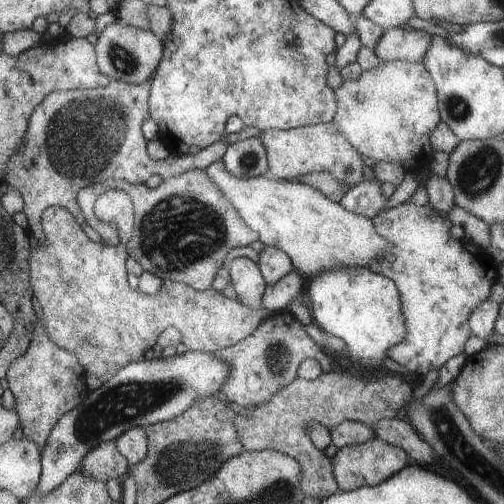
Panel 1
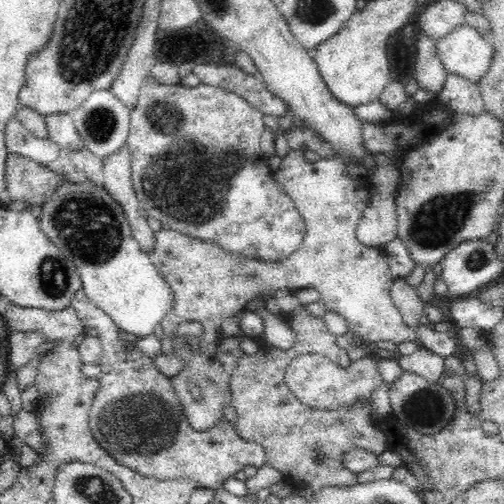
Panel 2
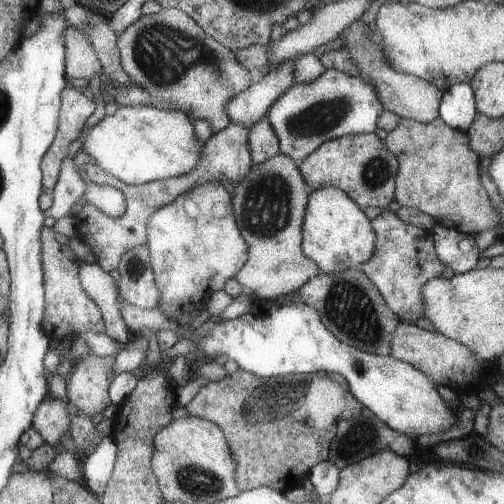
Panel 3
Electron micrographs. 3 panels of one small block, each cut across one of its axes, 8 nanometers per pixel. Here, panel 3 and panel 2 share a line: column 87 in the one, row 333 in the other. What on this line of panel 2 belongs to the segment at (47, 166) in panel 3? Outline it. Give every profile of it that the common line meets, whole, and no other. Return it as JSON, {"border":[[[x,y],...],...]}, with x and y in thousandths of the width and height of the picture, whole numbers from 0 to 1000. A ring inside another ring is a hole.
{"border":[[[167,575],[143,591],[139,611],[155,619],[167,651],[183,655],[206,690],[198,718],[202,742],[194,750],[198,774],[190,774],[179,813],[179,853],[214,905],[290,948],[373,948],[377,956],[389,956],[393,968],[425,976],[444,968],[452,948],[476,944],[484,929],[504,925],[516,933],[528,925],[528,889],[512,877],[484,873],[448,833],[429,837],[429,845],[405,857],[381,853],[349,770],[341,770],[341,750],[329,750],[306,730],[306,710],[270,698],[254,679],[234,675],[238,655],[230,639],[198,615]]]}

